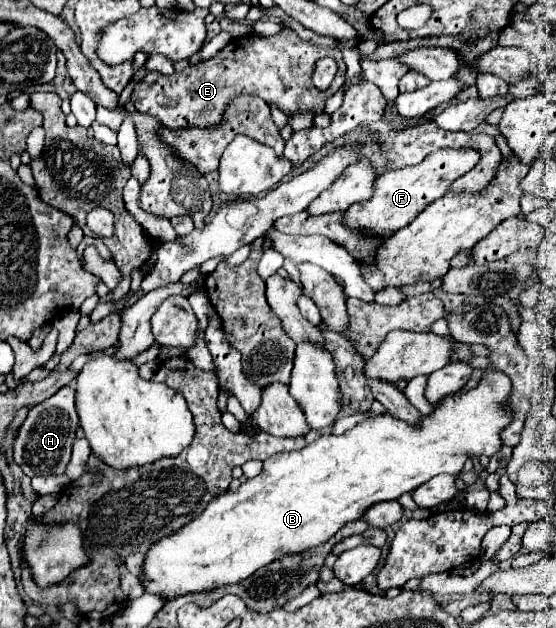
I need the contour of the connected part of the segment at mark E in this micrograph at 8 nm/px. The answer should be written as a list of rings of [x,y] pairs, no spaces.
[[[282,29],[274,37],[260,37],[256,33],[250,33],[232,39],[216,57],[200,63],[200,67],[186,67],[184,71],[176,71],[168,77],[160,73],[146,73],[134,85],[130,101],[134,103],[138,113],[156,117],[168,129],[216,125],[220,121],[220,115],[224,113],[228,99],[240,93],[250,93],[264,101],[272,101],[286,115],[306,109],[322,113],[324,101],[336,91],[332,87],[318,91],[312,85],[310,75],[314,71],[314,63],[326,55],[336,63],[338,59],[342,59],[342,53],[338,49],[324,49],[306,43],[292,29]]]

